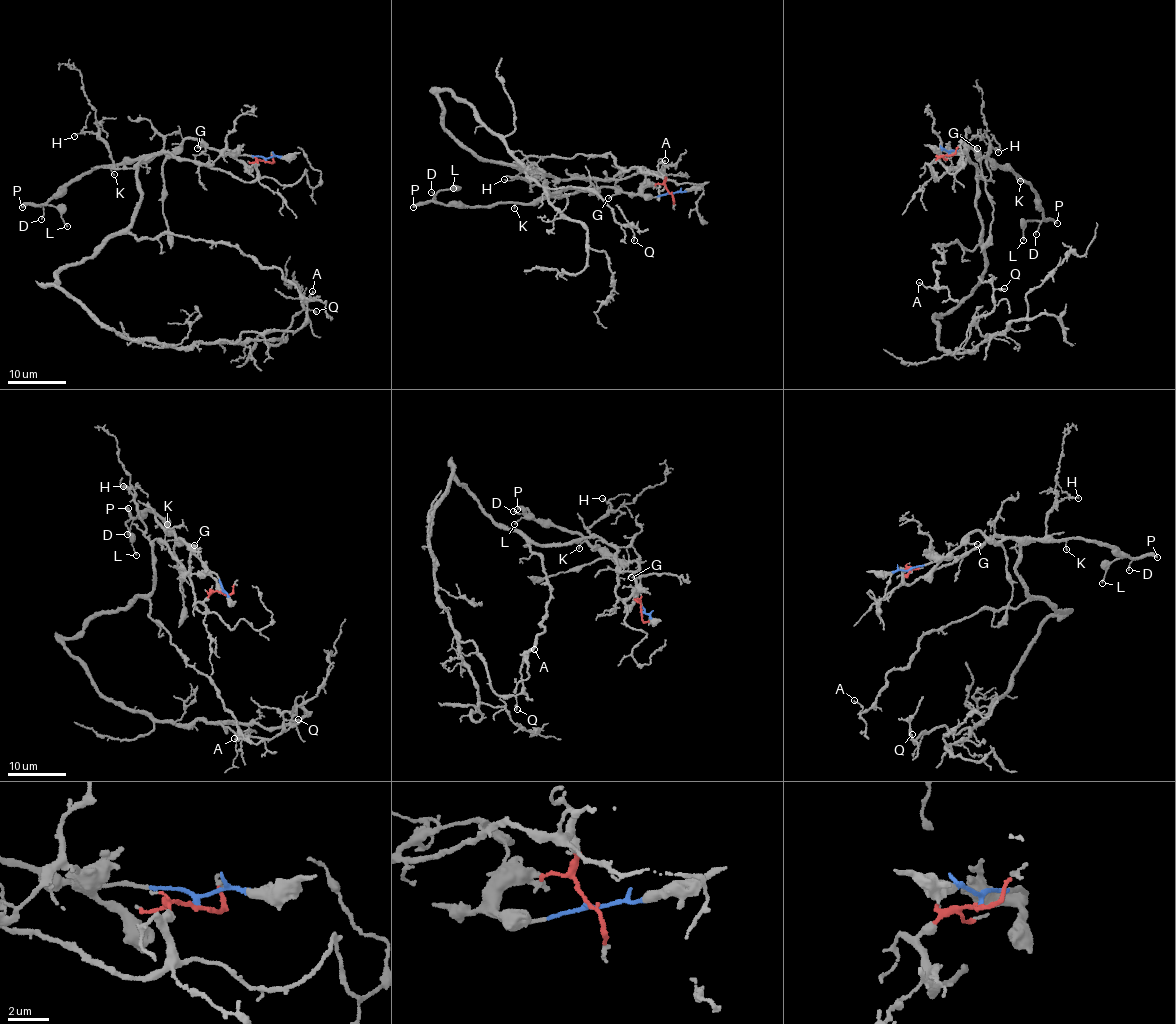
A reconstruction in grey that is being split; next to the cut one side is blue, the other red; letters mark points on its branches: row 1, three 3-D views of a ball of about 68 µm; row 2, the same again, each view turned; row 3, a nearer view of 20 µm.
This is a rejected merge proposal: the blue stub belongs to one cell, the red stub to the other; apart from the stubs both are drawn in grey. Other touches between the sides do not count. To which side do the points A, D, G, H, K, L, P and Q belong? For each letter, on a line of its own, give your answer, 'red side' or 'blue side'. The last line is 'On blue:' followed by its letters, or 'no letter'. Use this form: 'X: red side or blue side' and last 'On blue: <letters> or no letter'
A: red side
D: blue side
G: blue side
H: red side
K: blue side
L: blue side
P: blue side
Q: red side
On blue: D, G, K, L, P

